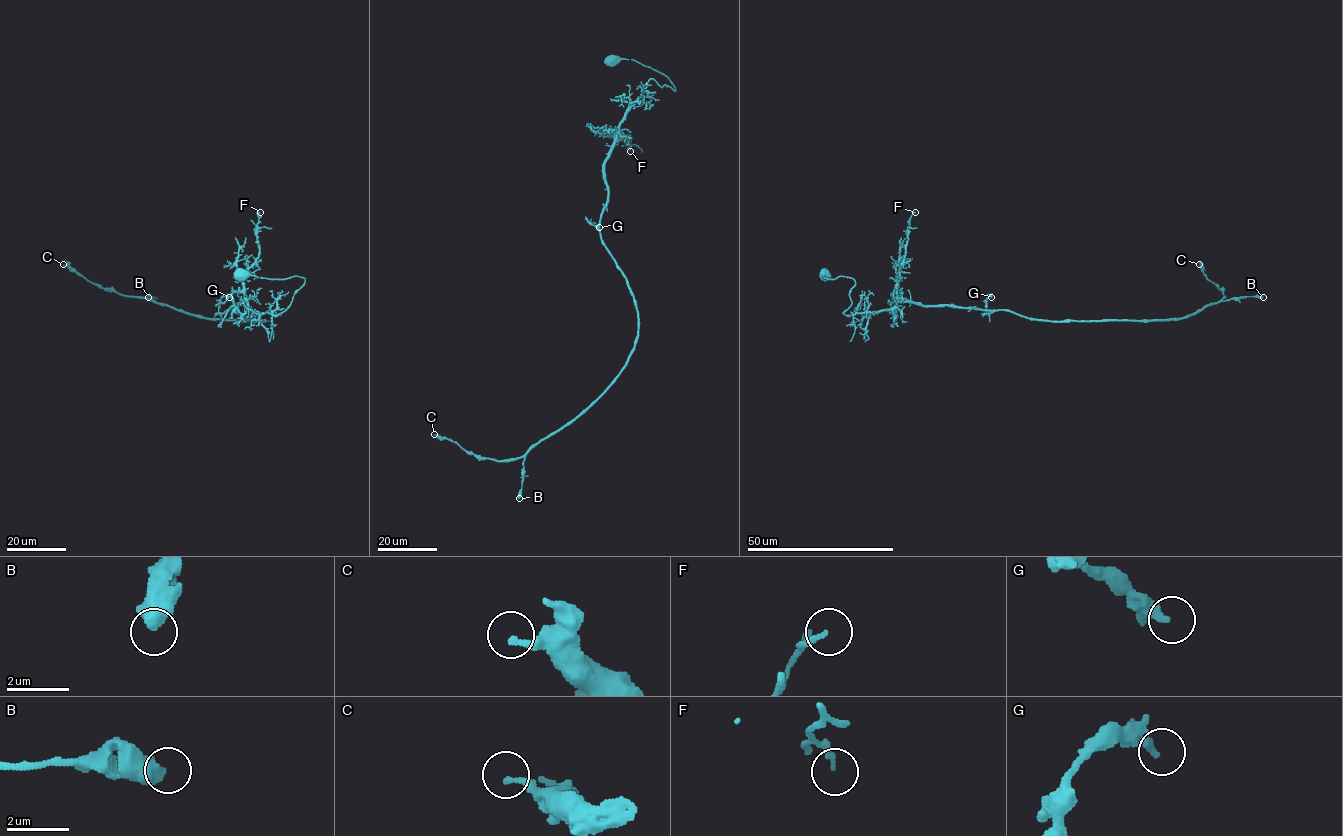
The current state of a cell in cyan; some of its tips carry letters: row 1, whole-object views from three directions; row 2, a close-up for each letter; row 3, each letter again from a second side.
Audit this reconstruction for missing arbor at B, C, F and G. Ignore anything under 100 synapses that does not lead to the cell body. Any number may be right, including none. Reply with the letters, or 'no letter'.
no letter

